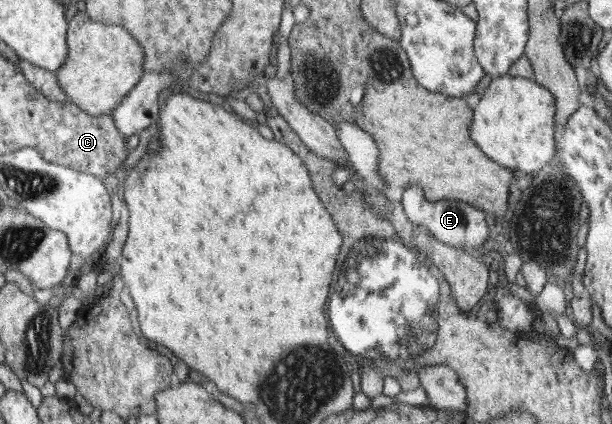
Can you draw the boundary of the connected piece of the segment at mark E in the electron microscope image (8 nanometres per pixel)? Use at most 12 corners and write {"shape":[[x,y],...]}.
{"shape":[[404,189],[405,216],[444,244],[472,250],[490,234],[486,214],[461,200]]}

